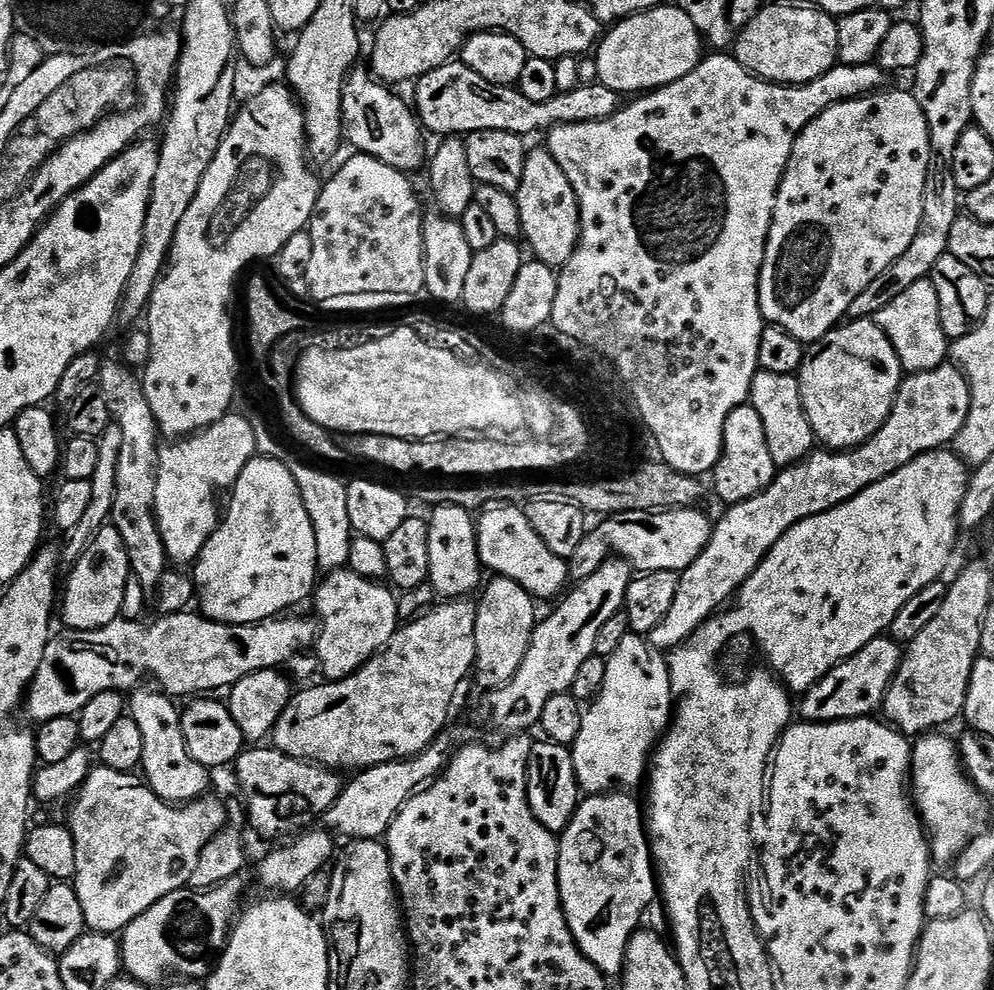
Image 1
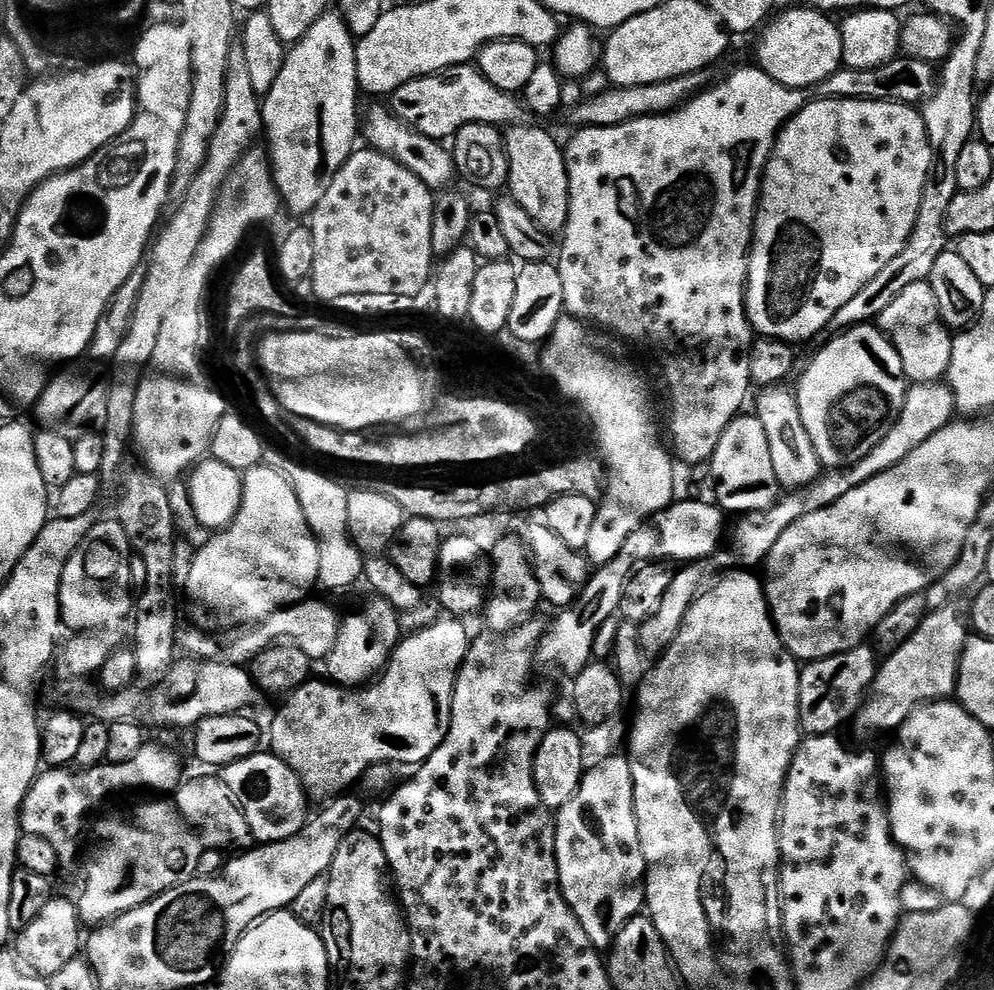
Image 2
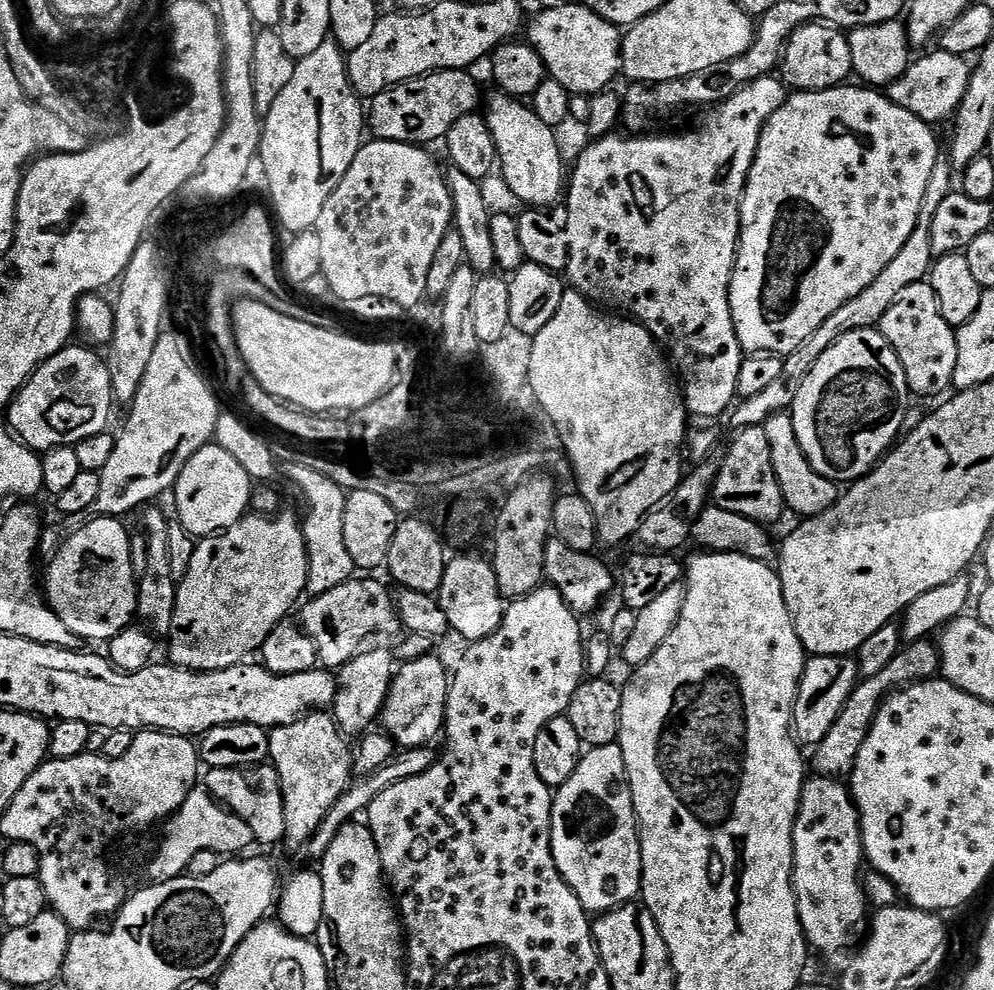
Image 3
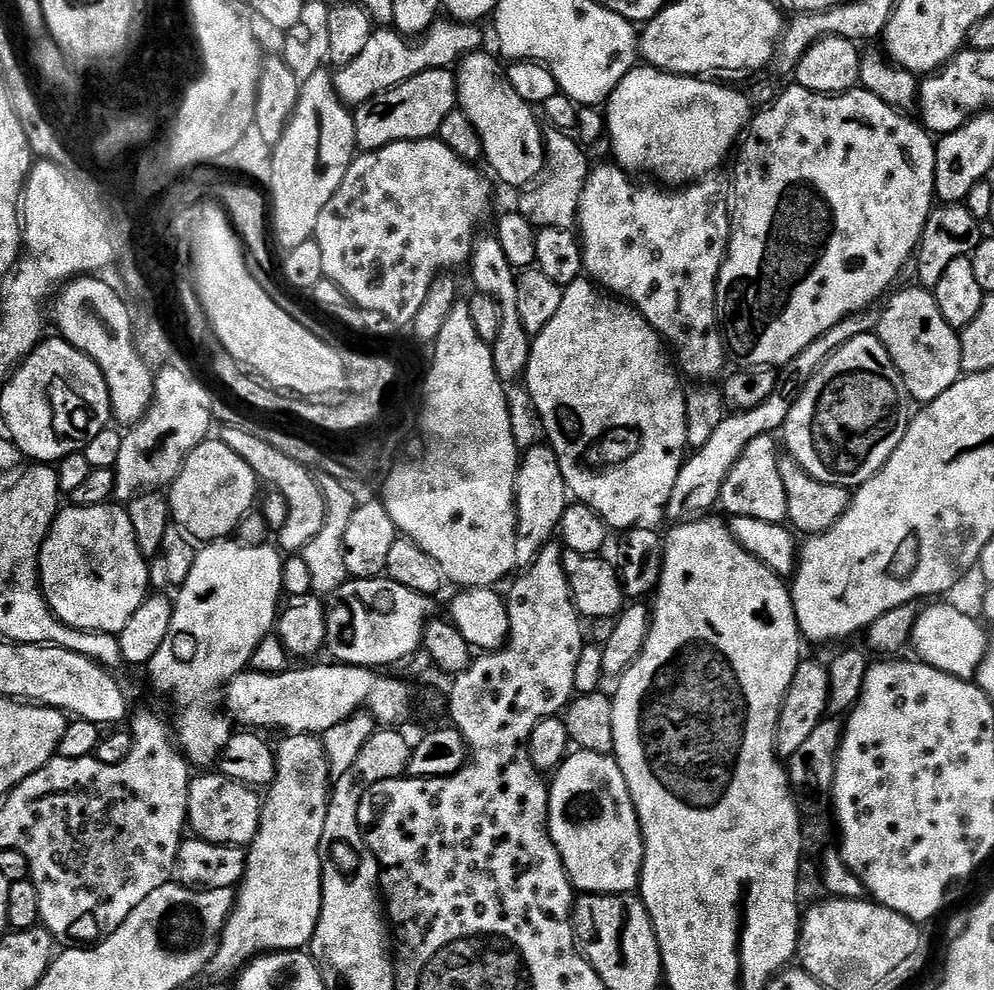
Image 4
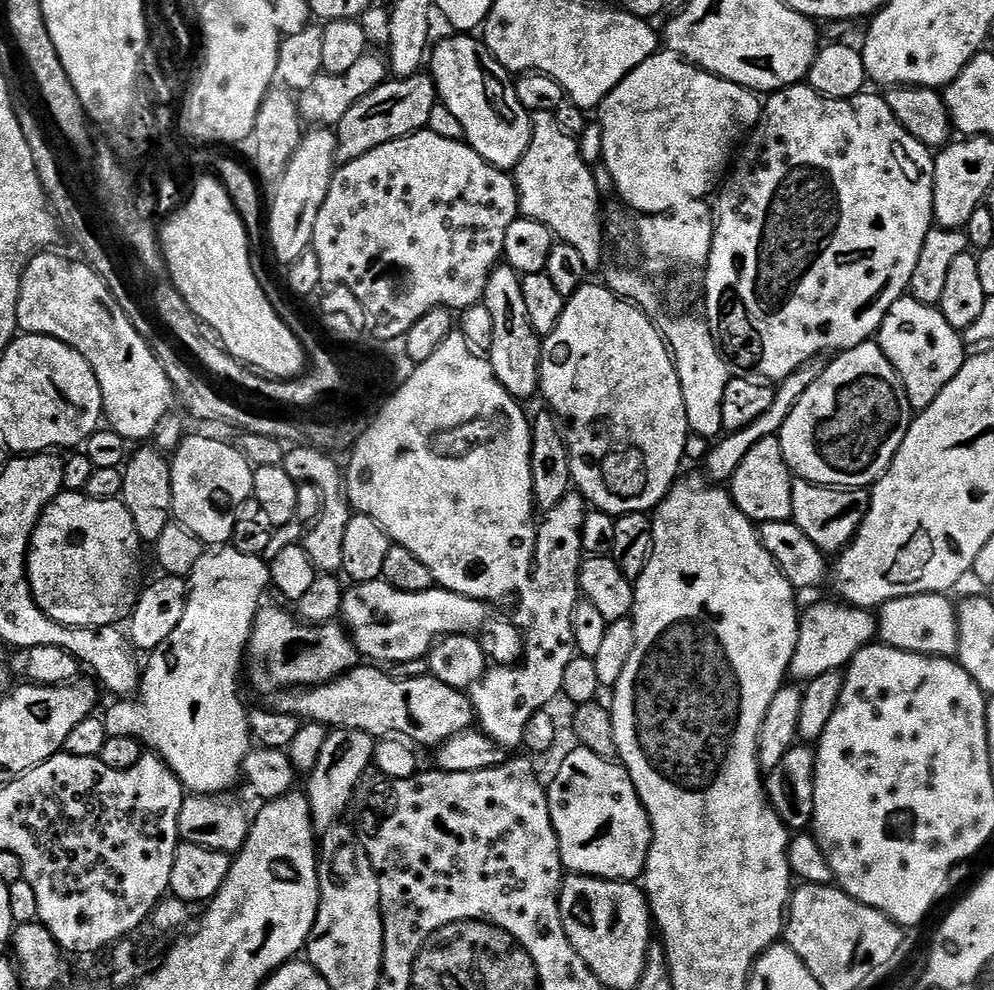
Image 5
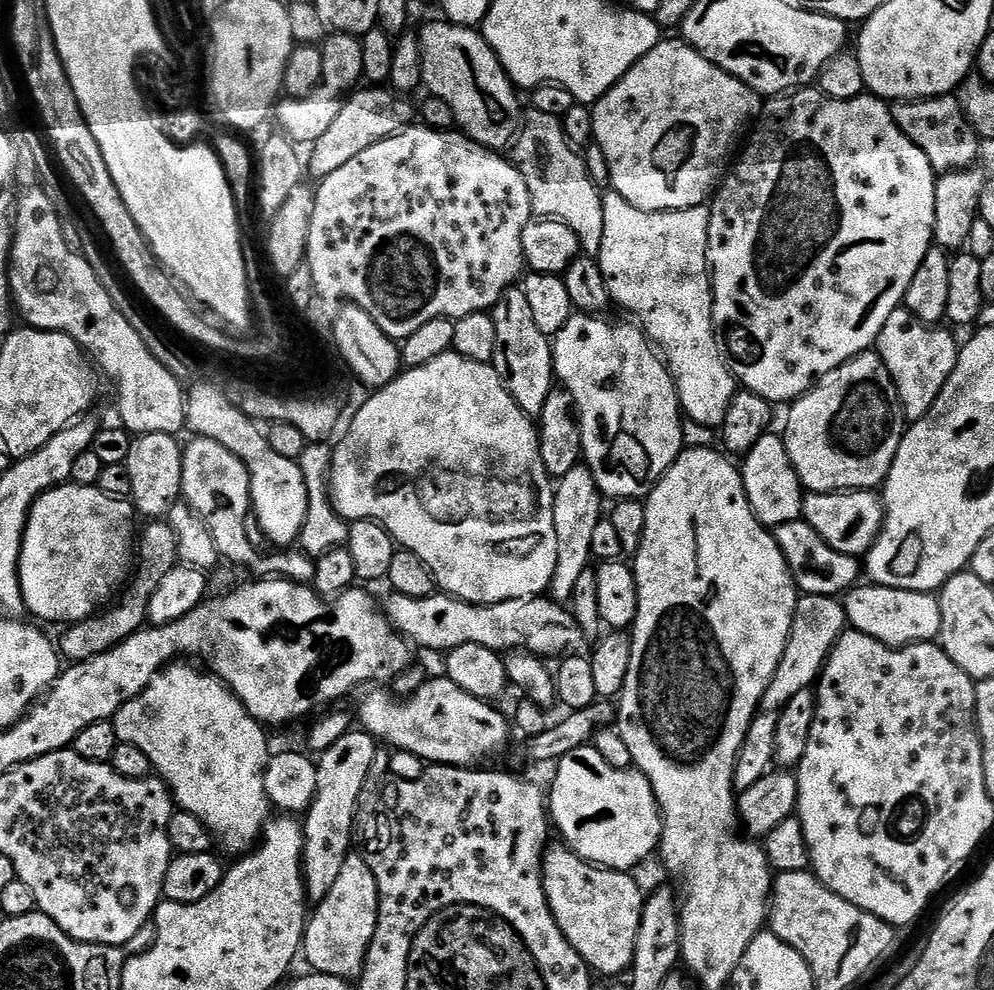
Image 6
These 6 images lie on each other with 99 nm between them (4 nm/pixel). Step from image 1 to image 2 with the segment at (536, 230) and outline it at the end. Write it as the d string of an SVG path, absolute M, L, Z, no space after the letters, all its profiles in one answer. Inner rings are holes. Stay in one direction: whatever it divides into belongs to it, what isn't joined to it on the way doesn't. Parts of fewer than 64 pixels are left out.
M512 126L507 129L504 137L504 148L508 151L508 183L506 185L511 199L515 200L530 218L545 234L563 233L564 225L569 223L570 211L568 208L568 175L564 165L563 147L547 132L544 128L520 128L521 126Z

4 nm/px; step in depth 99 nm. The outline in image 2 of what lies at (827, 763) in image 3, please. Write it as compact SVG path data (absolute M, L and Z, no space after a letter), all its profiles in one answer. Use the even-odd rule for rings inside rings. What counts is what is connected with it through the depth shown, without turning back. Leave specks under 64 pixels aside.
M951 604L929 611L921 620L918 630L907 639L898 650L889 653L877 667L874 682L868 689L867 695L860 706L852 726L862 736L872 733L874 730L895 731L900 728L902 722L909 717L916 708L924 703L932 703L935 700L949 699L956 688L957 670L960 664L961 652L970 634L967 617Z

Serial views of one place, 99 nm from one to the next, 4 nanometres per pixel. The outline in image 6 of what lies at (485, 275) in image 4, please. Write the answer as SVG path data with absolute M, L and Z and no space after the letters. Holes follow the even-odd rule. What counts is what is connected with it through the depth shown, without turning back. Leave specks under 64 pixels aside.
M523 287L508 288L490 310L494 322L494 358L492 369L502 378L504 388L514 398L529 418L539 418L546 398L554 391L554 373L552 371L552 345L549 337L538 330L534 323L534 314L530 302L526 299Z

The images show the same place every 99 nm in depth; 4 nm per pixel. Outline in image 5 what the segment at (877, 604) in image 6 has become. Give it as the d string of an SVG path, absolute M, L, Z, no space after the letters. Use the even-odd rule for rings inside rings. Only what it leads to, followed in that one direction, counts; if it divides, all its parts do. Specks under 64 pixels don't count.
M927 592L917 596L894 598L880 605L878 609L878 636L892 648L917 652L923 656L952 658L960 651L960 635L956 621L955 603L948 601L944 594Z

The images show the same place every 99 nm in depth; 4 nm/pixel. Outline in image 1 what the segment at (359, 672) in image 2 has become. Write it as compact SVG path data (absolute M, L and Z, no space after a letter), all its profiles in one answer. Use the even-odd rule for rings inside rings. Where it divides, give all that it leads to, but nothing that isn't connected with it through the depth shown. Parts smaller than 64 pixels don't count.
M351 570L329 572L317 583L314 593L318 617L318 635L314 645L314 655L319 671L324 671L323 679L331 682L354 674L365 662L371 660L377 652L383 652L390 642L401 620L398 616L397 593L391 587L383 588L383 583L368 580L362 574Z

